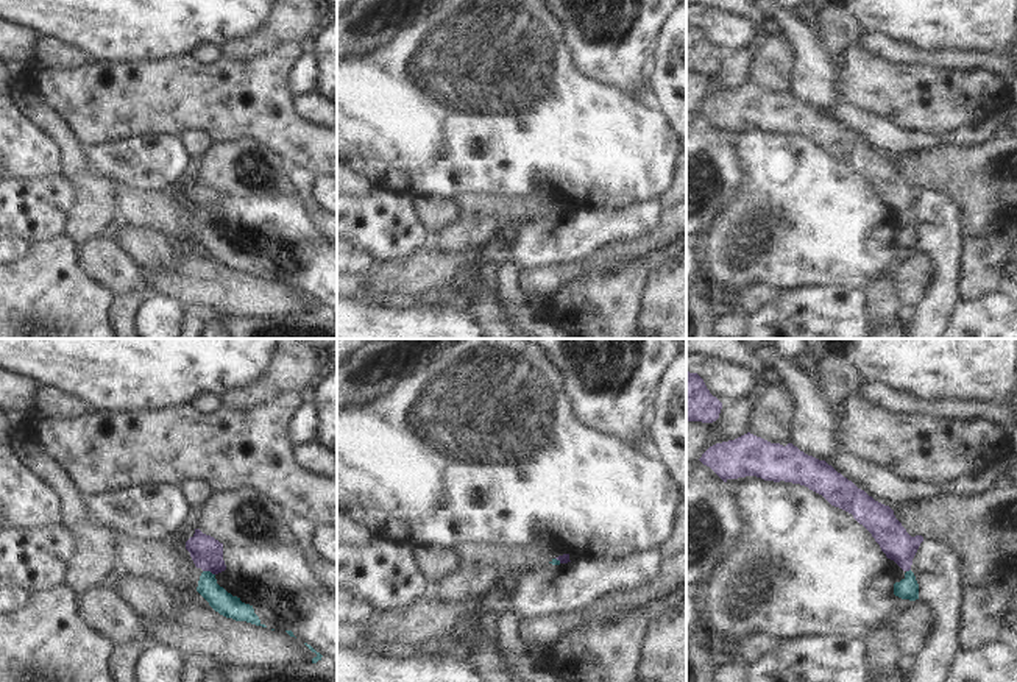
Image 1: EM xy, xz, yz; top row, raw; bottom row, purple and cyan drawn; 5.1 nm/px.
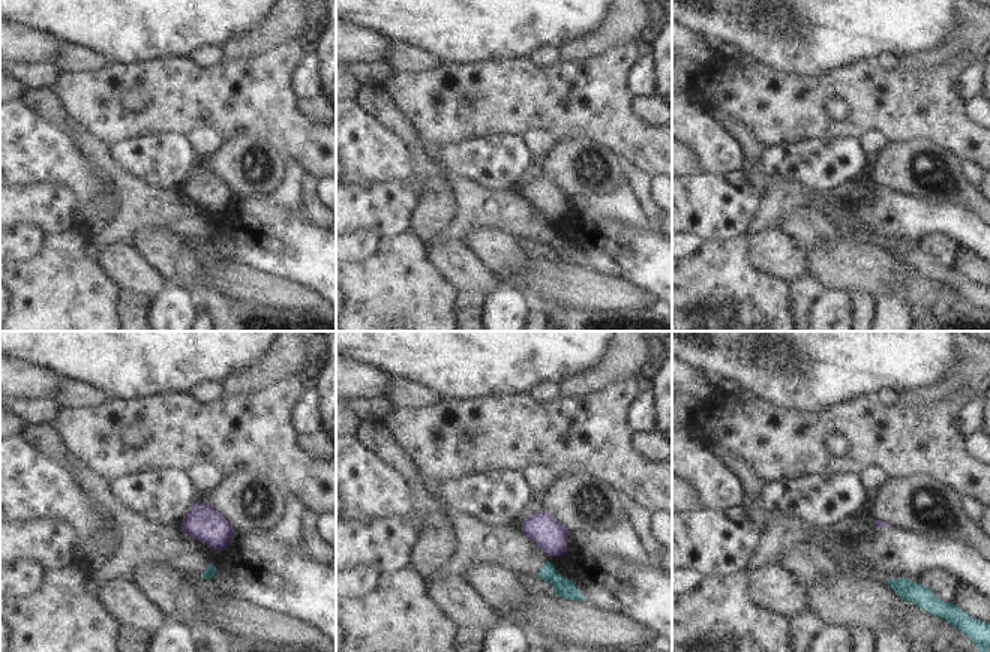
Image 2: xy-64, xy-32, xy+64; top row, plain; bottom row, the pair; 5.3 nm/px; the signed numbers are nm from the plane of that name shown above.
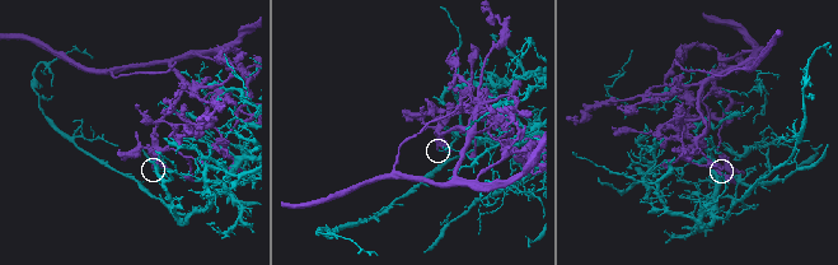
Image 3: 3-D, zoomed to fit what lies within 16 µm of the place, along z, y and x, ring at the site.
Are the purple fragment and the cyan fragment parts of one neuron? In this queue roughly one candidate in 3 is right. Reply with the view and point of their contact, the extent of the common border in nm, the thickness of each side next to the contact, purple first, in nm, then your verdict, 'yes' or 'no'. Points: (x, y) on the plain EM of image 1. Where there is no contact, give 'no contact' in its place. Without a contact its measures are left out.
xy (209, 220) | 70 nm | 160/120 nm | no

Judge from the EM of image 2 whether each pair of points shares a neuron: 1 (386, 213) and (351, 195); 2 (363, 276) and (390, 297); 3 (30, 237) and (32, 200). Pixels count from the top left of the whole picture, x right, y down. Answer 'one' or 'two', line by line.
1: one
2: one
3: two

